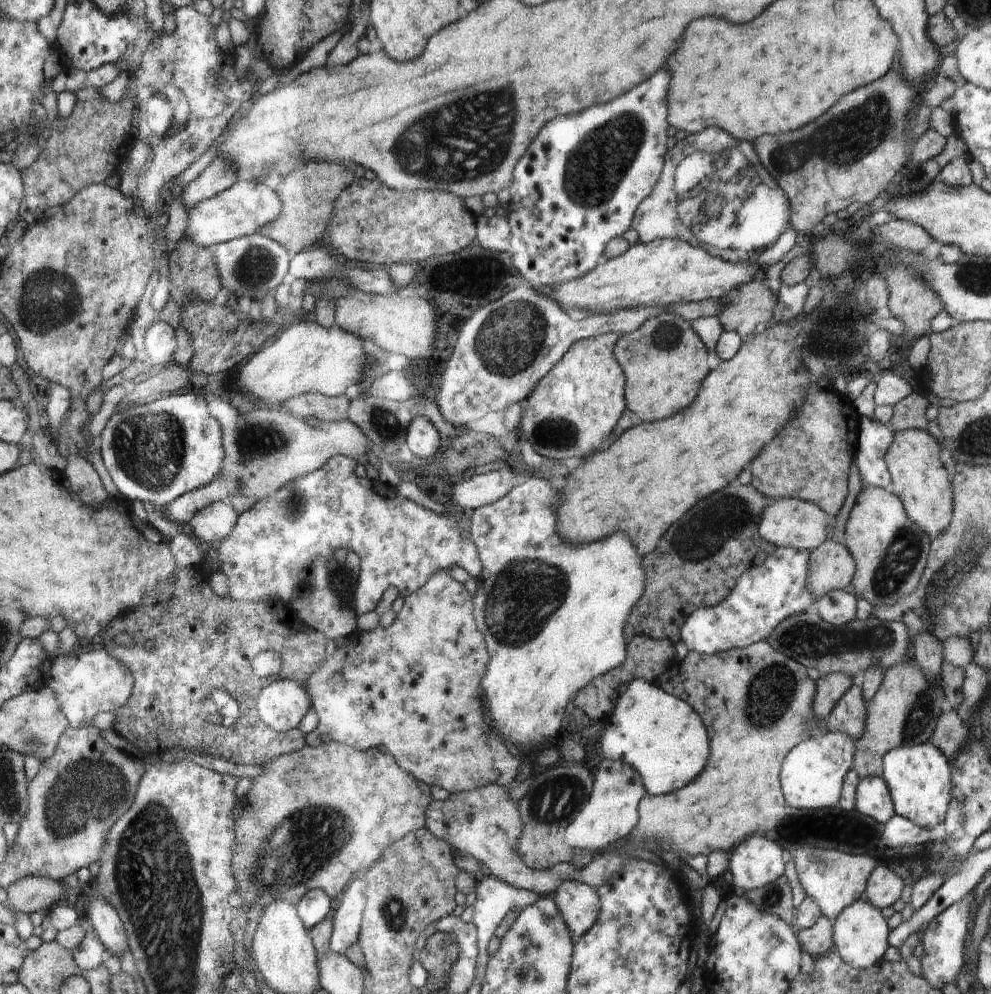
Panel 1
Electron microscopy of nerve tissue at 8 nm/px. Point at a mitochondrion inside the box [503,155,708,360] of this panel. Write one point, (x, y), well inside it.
(666, 336)

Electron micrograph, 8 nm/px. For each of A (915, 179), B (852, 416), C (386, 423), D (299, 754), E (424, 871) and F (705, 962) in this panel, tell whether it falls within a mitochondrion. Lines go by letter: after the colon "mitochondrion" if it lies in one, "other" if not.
A: mitochondrion
B: other
C: mitochondrion
D: other
E: other
F: other

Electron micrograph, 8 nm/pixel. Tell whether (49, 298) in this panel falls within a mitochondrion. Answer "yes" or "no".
yes

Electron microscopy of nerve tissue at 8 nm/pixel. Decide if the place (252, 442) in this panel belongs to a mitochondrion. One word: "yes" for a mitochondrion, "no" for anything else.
yes

